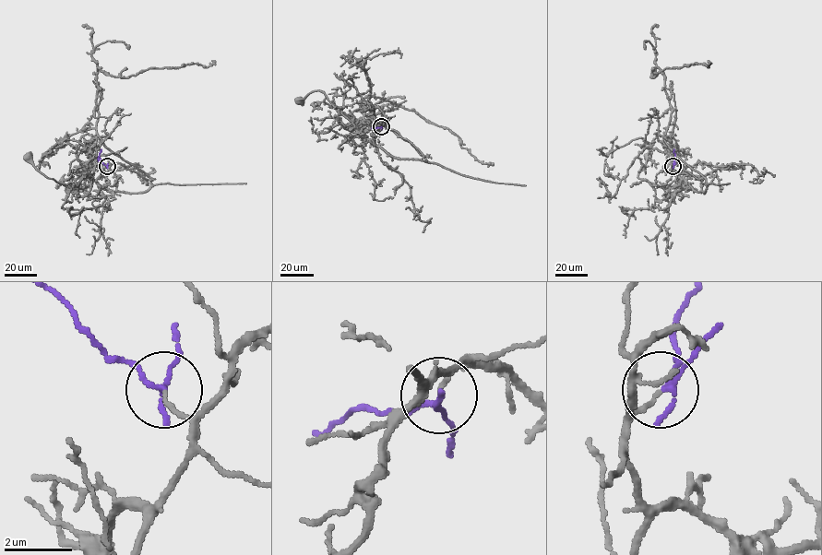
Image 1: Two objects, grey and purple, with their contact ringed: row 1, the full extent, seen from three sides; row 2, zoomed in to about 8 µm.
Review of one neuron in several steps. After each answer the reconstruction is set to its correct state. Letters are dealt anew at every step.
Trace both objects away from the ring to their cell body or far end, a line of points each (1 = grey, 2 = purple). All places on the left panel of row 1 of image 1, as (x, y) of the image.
1: (107, 167), (107, 171), (96, 180), (89, 180), (84, 187), (71, 188), (41, 173), (27, 156)
2: (107, 167), (98, 159), (101, 149)

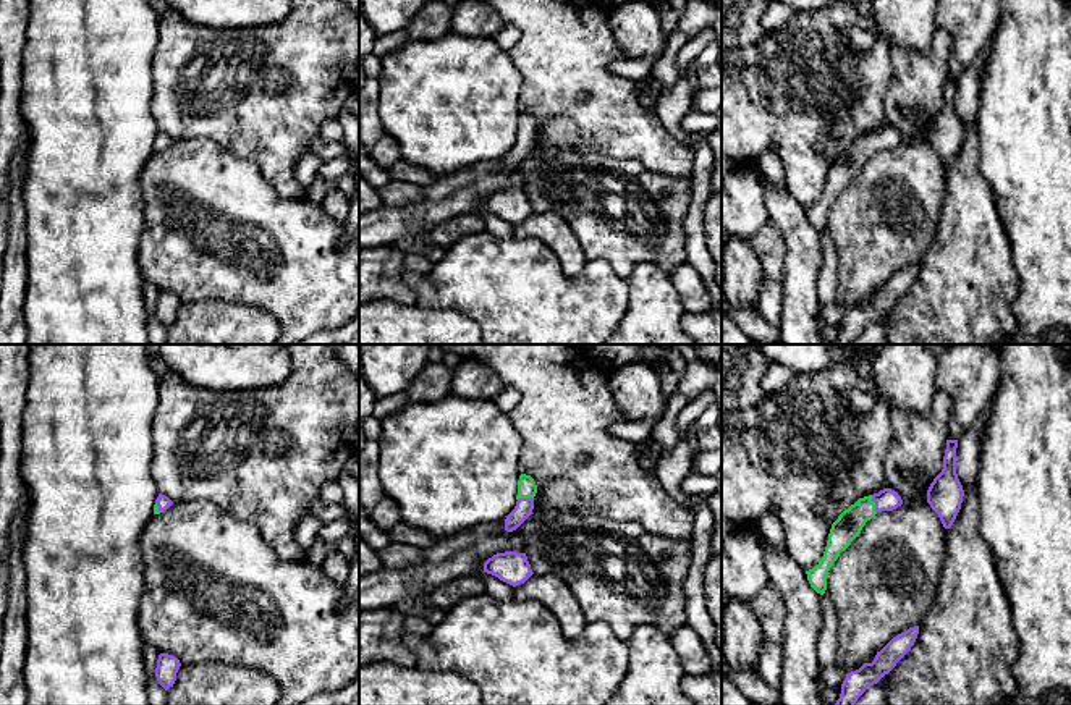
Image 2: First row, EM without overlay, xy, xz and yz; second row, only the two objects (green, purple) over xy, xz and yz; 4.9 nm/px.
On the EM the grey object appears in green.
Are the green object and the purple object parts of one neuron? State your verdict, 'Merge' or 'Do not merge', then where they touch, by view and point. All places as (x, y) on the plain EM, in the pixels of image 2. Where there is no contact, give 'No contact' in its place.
Merge. Touches green at yz (874, 141)

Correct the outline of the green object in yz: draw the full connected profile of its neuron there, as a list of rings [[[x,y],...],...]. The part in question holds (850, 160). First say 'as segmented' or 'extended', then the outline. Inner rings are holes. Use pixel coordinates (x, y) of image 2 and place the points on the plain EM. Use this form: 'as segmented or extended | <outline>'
extended | [[[883,126],[878,131],[859,136],[854,142],[845,147],[832,162],[822,197],[817,204],[806,209],[811,225],[823,233],[830,205],[838,197],[840,191],[861,171],[866,160],[877,150],[893,149],[901,142],[903,137],[895,128]]]

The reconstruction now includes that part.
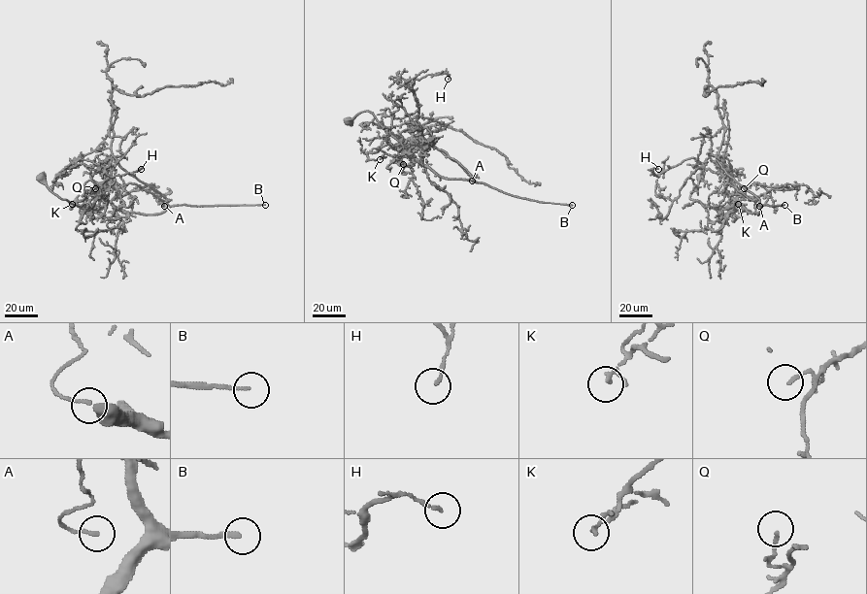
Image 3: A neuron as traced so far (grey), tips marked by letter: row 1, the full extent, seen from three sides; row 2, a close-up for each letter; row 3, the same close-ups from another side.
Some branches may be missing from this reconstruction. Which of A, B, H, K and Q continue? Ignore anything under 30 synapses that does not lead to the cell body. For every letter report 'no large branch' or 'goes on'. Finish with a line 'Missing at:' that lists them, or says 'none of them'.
A: no large branch
B: goes on
H: no large branch
K: no large branch
Q: no large branch
Missing at: B

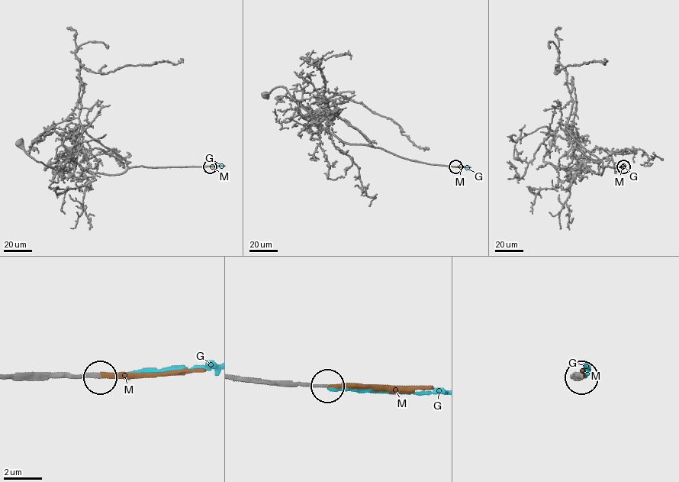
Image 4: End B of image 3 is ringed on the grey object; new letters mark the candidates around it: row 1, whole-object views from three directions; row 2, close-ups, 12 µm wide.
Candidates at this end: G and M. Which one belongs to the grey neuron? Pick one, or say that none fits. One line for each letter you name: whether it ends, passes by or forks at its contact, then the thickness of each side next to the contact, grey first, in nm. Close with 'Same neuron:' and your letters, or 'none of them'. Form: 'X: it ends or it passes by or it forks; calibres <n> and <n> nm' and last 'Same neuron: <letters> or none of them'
M: it ends; calibres 160 and 200 nm
Same neuron: M

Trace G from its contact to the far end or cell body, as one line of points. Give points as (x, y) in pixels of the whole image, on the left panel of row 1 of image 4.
G: (210, 166), (224, 166)

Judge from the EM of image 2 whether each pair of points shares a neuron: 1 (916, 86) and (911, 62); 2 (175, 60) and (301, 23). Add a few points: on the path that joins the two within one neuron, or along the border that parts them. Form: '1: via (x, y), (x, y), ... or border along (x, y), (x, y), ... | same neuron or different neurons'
1: via (916, 80), (911, 68) | same neuron
2: via (207, 47), (254, 47), (261, 37), (269, 37) | same neuron

